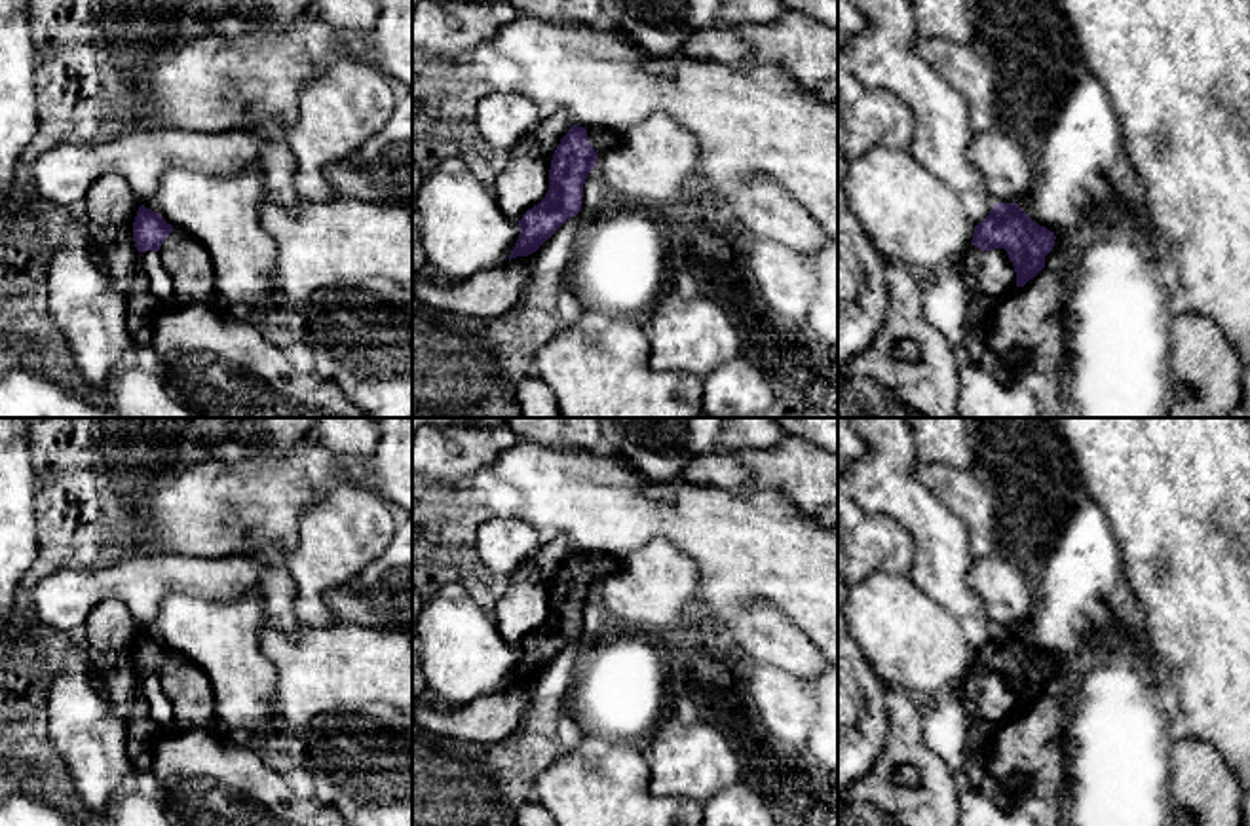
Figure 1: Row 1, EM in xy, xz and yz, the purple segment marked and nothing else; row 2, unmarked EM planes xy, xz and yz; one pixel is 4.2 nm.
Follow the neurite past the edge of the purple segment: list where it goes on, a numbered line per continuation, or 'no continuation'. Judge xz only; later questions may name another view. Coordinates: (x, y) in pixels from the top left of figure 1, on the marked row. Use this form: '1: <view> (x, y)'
1: xz (601, 141)

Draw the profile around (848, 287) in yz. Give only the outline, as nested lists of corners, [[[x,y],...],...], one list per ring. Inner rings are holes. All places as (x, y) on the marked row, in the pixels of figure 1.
[[[838,253],[838,308],[849,304],[859,294],[859,283],[851,273],[847,262]]]

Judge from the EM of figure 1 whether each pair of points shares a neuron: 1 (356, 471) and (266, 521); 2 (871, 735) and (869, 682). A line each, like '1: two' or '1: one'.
1: one
2: one

